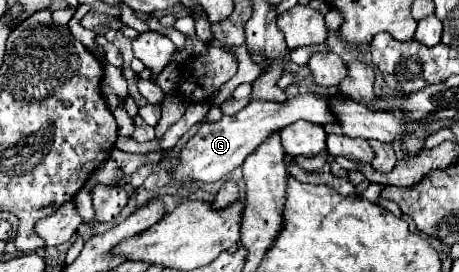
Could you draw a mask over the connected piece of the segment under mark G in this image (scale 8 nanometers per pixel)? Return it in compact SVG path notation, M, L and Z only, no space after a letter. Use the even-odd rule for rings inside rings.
M342 91L336 93L298 93L294 99L286 99L284 103L274 103L274 101L256 101L252 99L240 113L232 117L222 117L220 121L214 123L204 123L200 131L186 143L180 165L174 171L174 179L178 183L200 179L204 183L220 181L224 175L228 175L232 169L240 167L244 159L260 145L268 135L282 131L284 127L296 123L296 121L310 121L316 125L326 125L326 123L336 123L336 117L332 115L332 109L328 109L328 99L332 95L344 95Z

